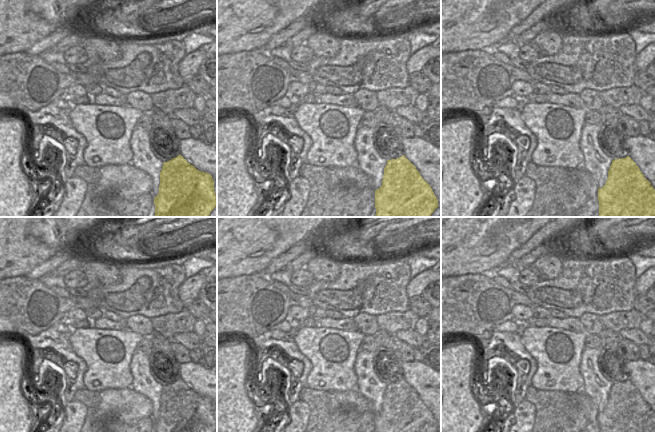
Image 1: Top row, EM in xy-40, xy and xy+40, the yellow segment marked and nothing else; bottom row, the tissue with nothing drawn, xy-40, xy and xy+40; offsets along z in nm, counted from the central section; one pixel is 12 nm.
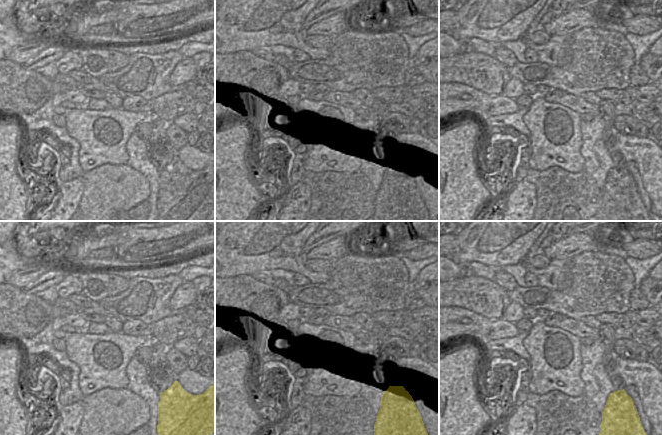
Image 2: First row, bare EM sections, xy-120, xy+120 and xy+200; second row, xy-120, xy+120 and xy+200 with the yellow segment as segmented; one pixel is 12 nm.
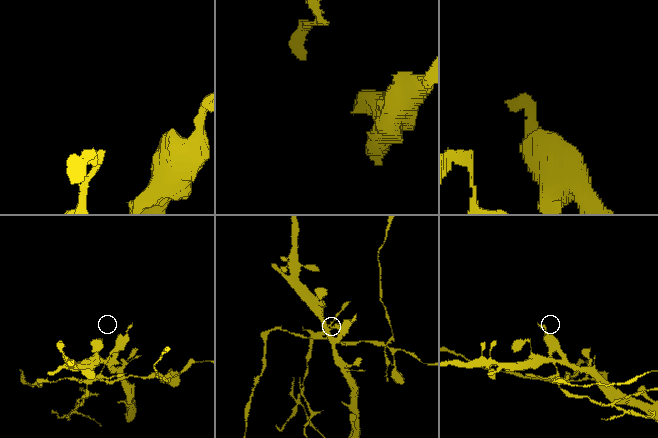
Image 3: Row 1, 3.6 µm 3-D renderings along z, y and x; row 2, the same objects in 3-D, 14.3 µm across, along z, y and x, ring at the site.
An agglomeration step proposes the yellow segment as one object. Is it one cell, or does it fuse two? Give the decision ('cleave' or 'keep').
cleave

